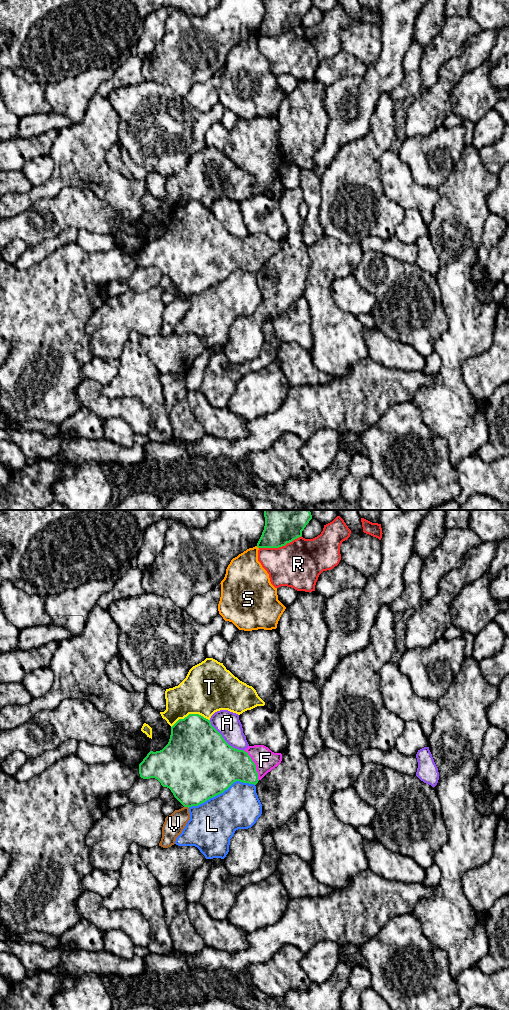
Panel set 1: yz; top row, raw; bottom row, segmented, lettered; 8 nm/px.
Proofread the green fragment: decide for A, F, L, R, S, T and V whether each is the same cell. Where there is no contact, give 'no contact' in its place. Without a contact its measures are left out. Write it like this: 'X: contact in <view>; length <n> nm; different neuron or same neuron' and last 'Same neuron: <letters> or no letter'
A: contact in yz; length 380 nm; different neuron
F: contact in yz; length 280 nm; same neuron
L: contact in yz; length 550 nm; different neuron
R: contact in yz; length 360 nm; different neuron
S: no contact; different neuron
T: contact in yz; length 320 nm; different neuron
V: contact in yz; length 40 nm; different neuron
Same neuron: F

